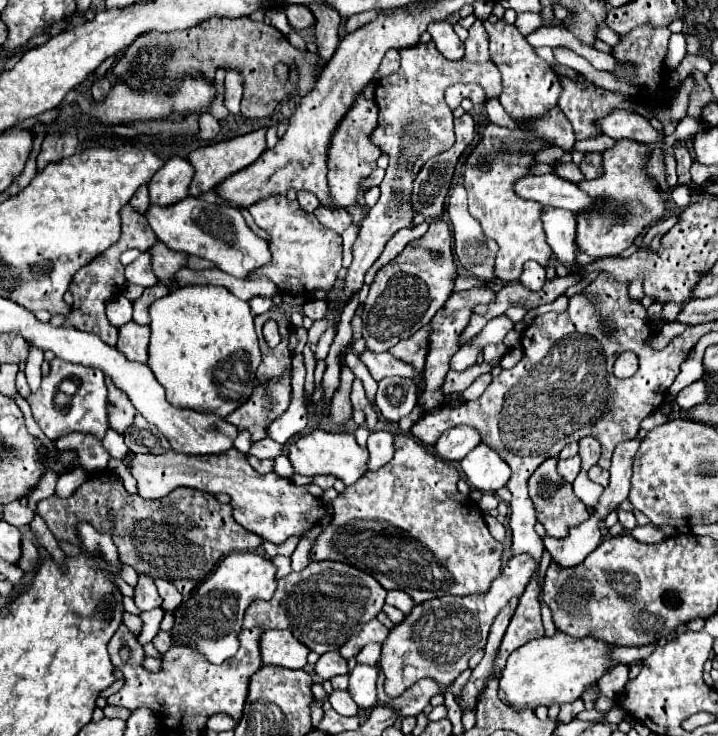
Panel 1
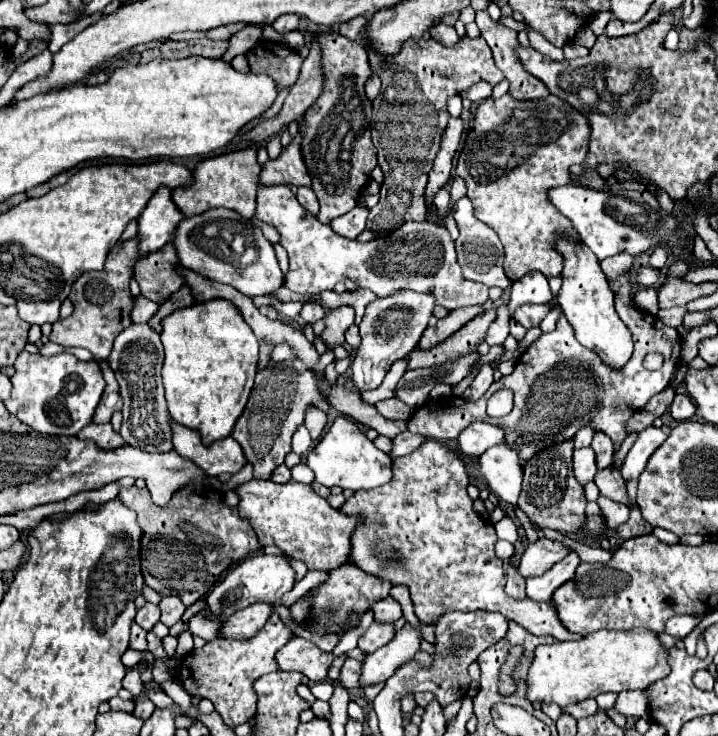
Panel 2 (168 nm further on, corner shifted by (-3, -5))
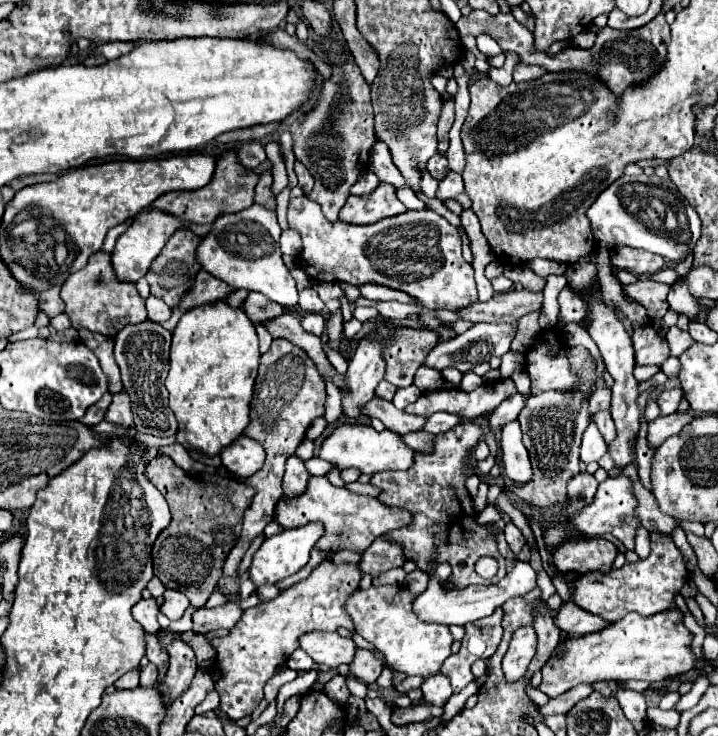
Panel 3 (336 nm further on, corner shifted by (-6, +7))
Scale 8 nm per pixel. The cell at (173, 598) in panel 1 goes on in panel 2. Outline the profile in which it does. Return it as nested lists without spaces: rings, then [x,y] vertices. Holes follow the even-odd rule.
[[[165,596],[159,602],[159,608],[161,608],[161,622],[165,626],[173,626],[185,612],[185,604],[181,602],[179,596]]]

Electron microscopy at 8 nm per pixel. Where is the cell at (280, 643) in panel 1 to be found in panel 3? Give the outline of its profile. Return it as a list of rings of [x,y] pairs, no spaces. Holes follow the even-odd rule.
[[[308,632],[300,638],[300,648],[324,668],[350,664],[358,650],[352,638],[344,638],[338,632]]]

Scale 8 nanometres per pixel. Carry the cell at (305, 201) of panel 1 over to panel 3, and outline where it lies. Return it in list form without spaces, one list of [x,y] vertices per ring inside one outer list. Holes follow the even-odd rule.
[[[296,162],[294,170],[296,170],[298,184],[300,184],[300,188],[304,190],[304,194],[310,194],[310,188],[314,186],[314,178],[312,178],[312,174],[306,170],[306,166],[304,166],[302,162]]]

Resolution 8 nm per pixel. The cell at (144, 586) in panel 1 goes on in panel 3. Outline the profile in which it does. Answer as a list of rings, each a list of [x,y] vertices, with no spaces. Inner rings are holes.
[[[154,598],[150,600],[140,600],[134,608],[132,608],[132,616],[134,620],[148,632],[148,634],[158,634],[160,632],[160,624],[156,620],[158,616],[158,604]]]

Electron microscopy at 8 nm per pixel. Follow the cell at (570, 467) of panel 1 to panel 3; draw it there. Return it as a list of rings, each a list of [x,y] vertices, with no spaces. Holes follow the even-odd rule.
[[[592,422],[584,432],[582,446],[580,446],[580,458],[584,464],[592,464],[592,462],[598,462],[606,454],[606,450],[608,450],[608,446],[606,446],[602,434],[598,432],[596,424]]]

